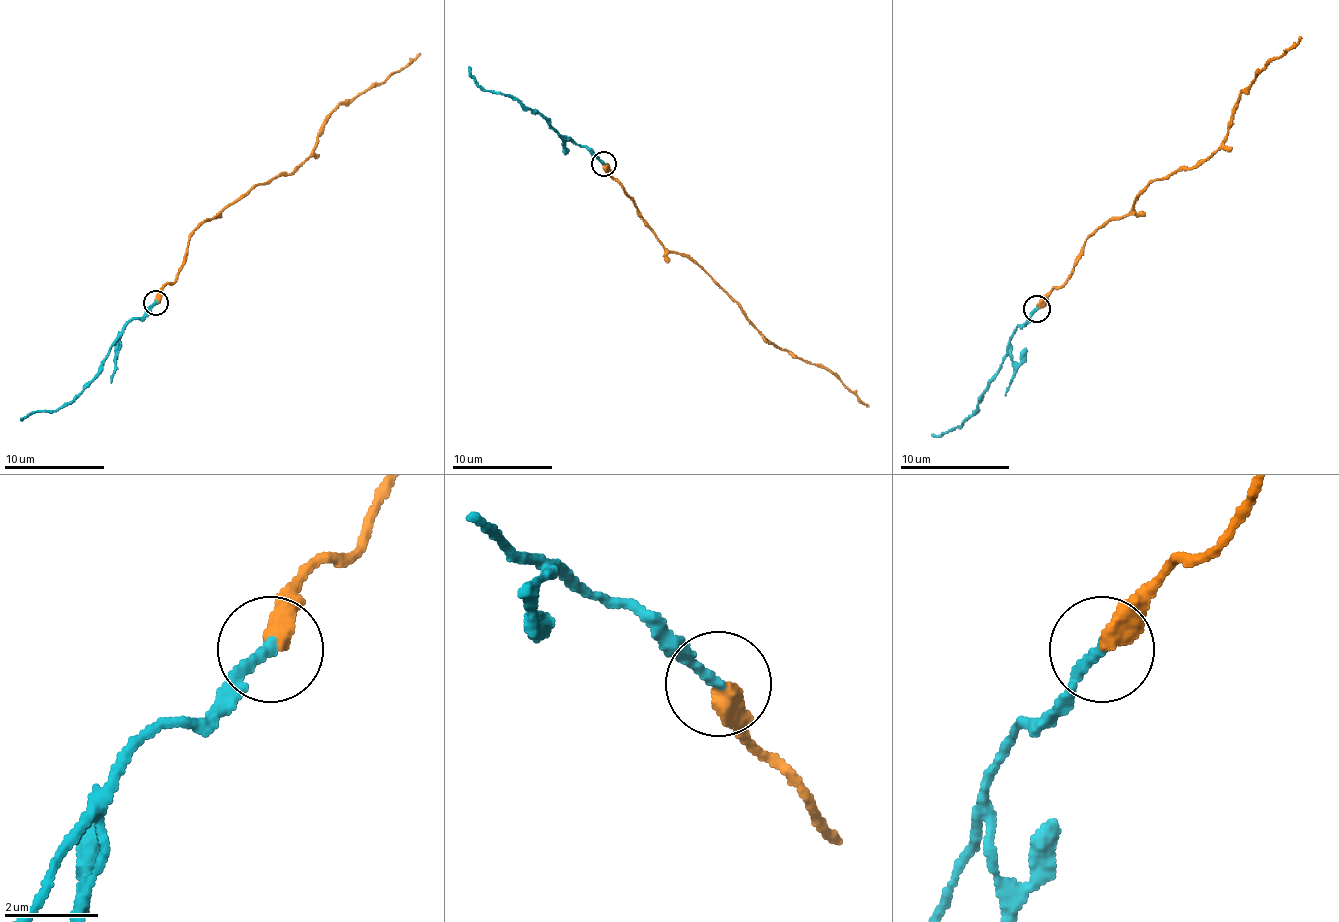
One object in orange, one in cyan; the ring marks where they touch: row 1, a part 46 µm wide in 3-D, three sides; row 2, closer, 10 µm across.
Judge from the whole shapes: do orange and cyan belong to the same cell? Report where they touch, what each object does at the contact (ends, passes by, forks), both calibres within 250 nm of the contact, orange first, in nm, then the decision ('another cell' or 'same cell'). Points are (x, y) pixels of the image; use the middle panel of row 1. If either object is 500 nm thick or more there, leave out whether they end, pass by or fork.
place (604, 163); orange ends; cyan ends; calibres 460 and 240 nm; same cell

